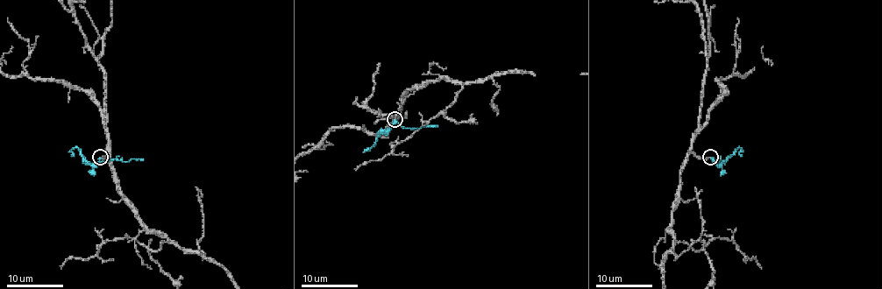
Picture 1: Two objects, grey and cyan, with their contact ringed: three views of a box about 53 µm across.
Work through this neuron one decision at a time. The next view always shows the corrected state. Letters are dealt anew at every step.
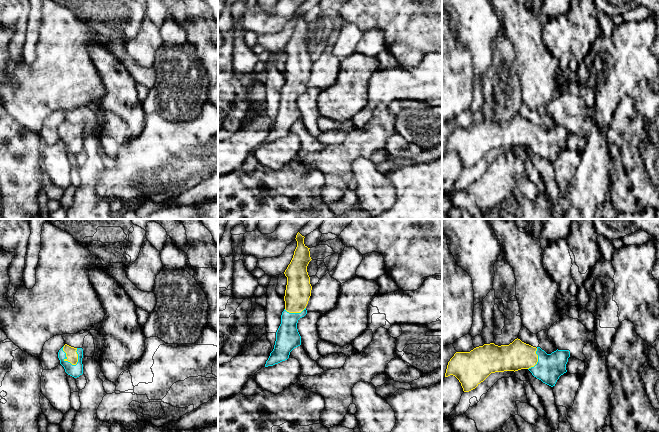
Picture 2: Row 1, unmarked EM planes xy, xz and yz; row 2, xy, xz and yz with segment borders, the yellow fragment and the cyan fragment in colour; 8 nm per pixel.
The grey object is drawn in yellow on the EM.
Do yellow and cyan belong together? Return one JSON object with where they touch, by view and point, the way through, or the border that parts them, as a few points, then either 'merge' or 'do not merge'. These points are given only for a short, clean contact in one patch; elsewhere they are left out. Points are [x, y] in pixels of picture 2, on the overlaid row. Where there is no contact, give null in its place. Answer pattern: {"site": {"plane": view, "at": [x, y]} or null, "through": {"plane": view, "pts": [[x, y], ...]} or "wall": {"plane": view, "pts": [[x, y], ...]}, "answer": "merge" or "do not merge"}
{"site": {"plane": "xy", "at": [66, 356]}, "through": {"plane": "xy", "pts": [[71, 354], [66, 356], [75, 371]]}, "answer": "merge"}

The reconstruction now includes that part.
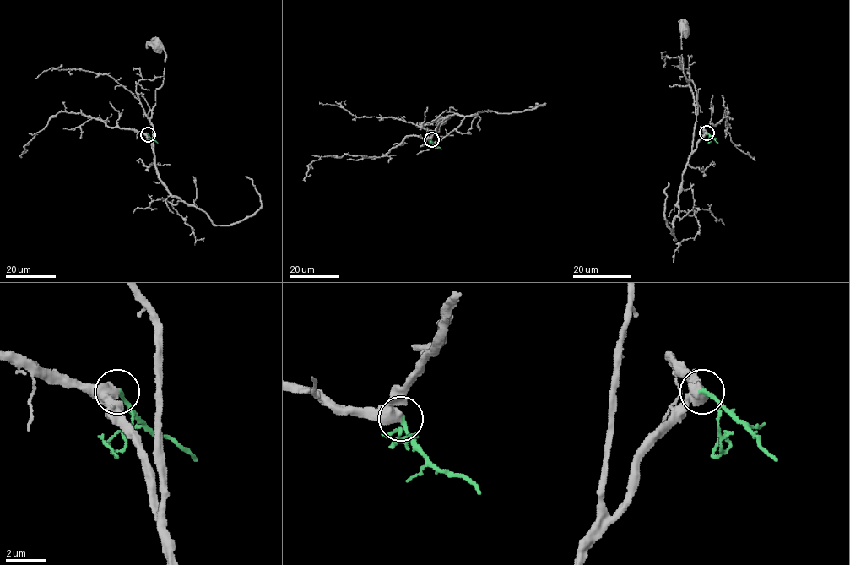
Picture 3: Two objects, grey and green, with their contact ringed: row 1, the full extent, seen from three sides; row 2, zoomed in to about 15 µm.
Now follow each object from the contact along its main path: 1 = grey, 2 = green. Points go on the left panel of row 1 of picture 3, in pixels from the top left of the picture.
1: (148, 133), (152, 149), (149, 120), (156, 89), (163, 83), (165, 57), (158, 43)
2: (148, 133), (158, 143)

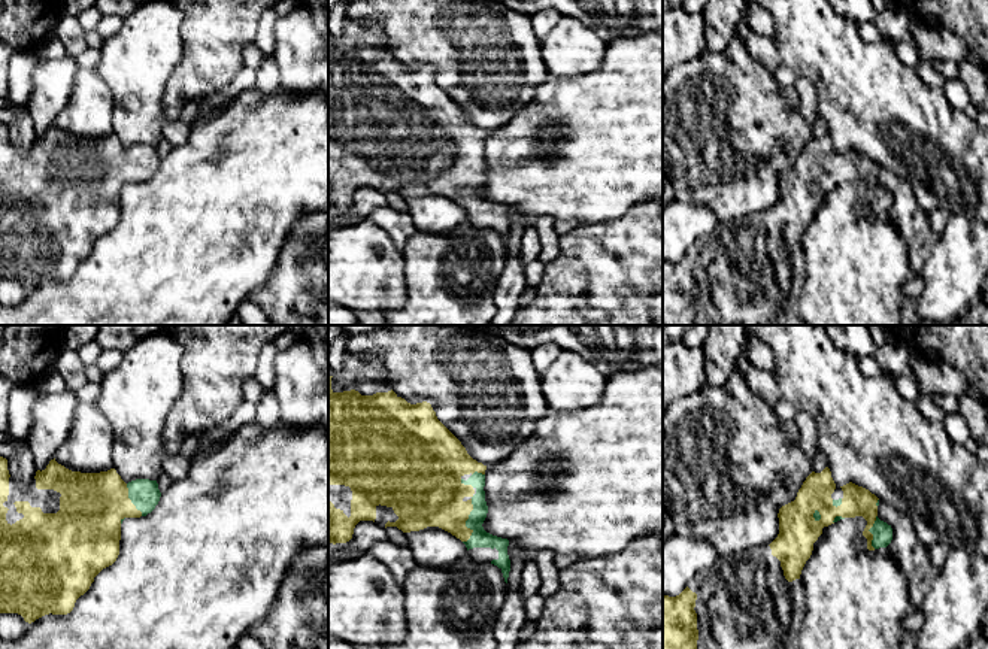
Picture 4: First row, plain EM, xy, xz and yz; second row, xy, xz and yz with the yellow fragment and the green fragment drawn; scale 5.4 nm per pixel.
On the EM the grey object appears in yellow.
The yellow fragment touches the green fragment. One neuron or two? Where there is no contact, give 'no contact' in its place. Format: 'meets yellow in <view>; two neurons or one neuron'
meets yellow in xz; one neuron

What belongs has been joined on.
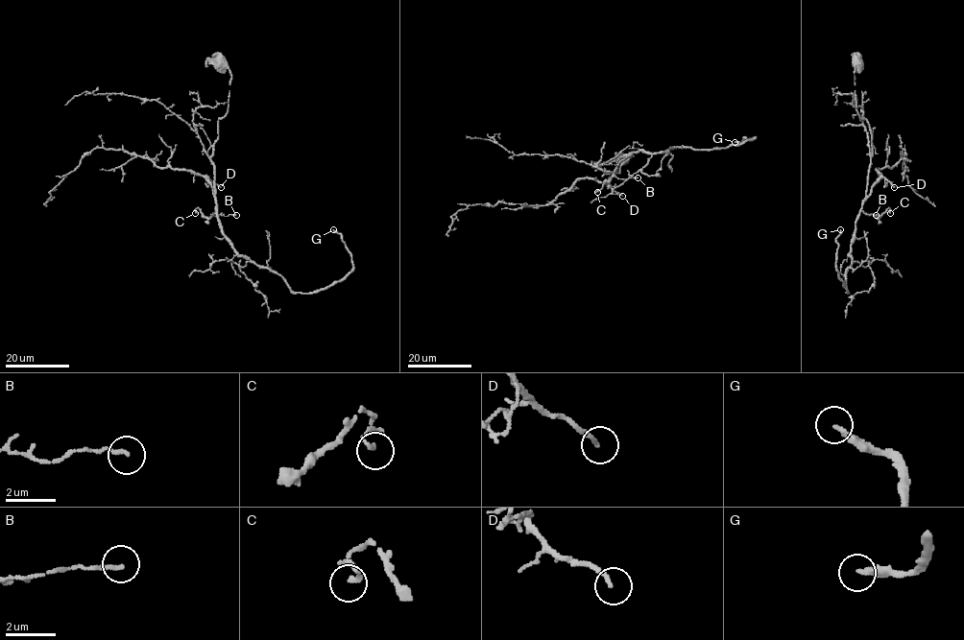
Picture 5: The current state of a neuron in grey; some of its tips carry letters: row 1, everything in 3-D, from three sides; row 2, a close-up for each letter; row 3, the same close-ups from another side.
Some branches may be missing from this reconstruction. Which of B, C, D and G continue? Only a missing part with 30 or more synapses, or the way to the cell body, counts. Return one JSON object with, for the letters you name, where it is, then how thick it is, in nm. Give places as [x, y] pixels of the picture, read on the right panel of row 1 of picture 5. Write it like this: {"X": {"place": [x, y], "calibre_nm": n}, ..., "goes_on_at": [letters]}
{"G": {"place": [840, 229], "calibre_nm": 220}, "goes_on_at": ["G"]}

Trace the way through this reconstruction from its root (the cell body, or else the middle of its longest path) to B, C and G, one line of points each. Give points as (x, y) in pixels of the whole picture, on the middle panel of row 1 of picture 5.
B: (622, 158), (633, 155), (620, 167), (620, 173), (614, 173), (617, 163), (613, 175), (619, 178), (638, 177)
C: (622, 158), (633, 155), (620, 167), (620, 173), (614, 173), (617, 163), (613, 177), (597, 192)
G: (622, 158), (633, 155), (620, 173), (612, 173), (631, 153), (723, 149), (755, 137), (735, 142)

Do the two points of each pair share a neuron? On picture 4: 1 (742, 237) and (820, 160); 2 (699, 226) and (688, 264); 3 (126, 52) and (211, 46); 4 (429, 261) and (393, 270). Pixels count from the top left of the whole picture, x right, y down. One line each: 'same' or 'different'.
1: same
2: different
3: different
4: different

